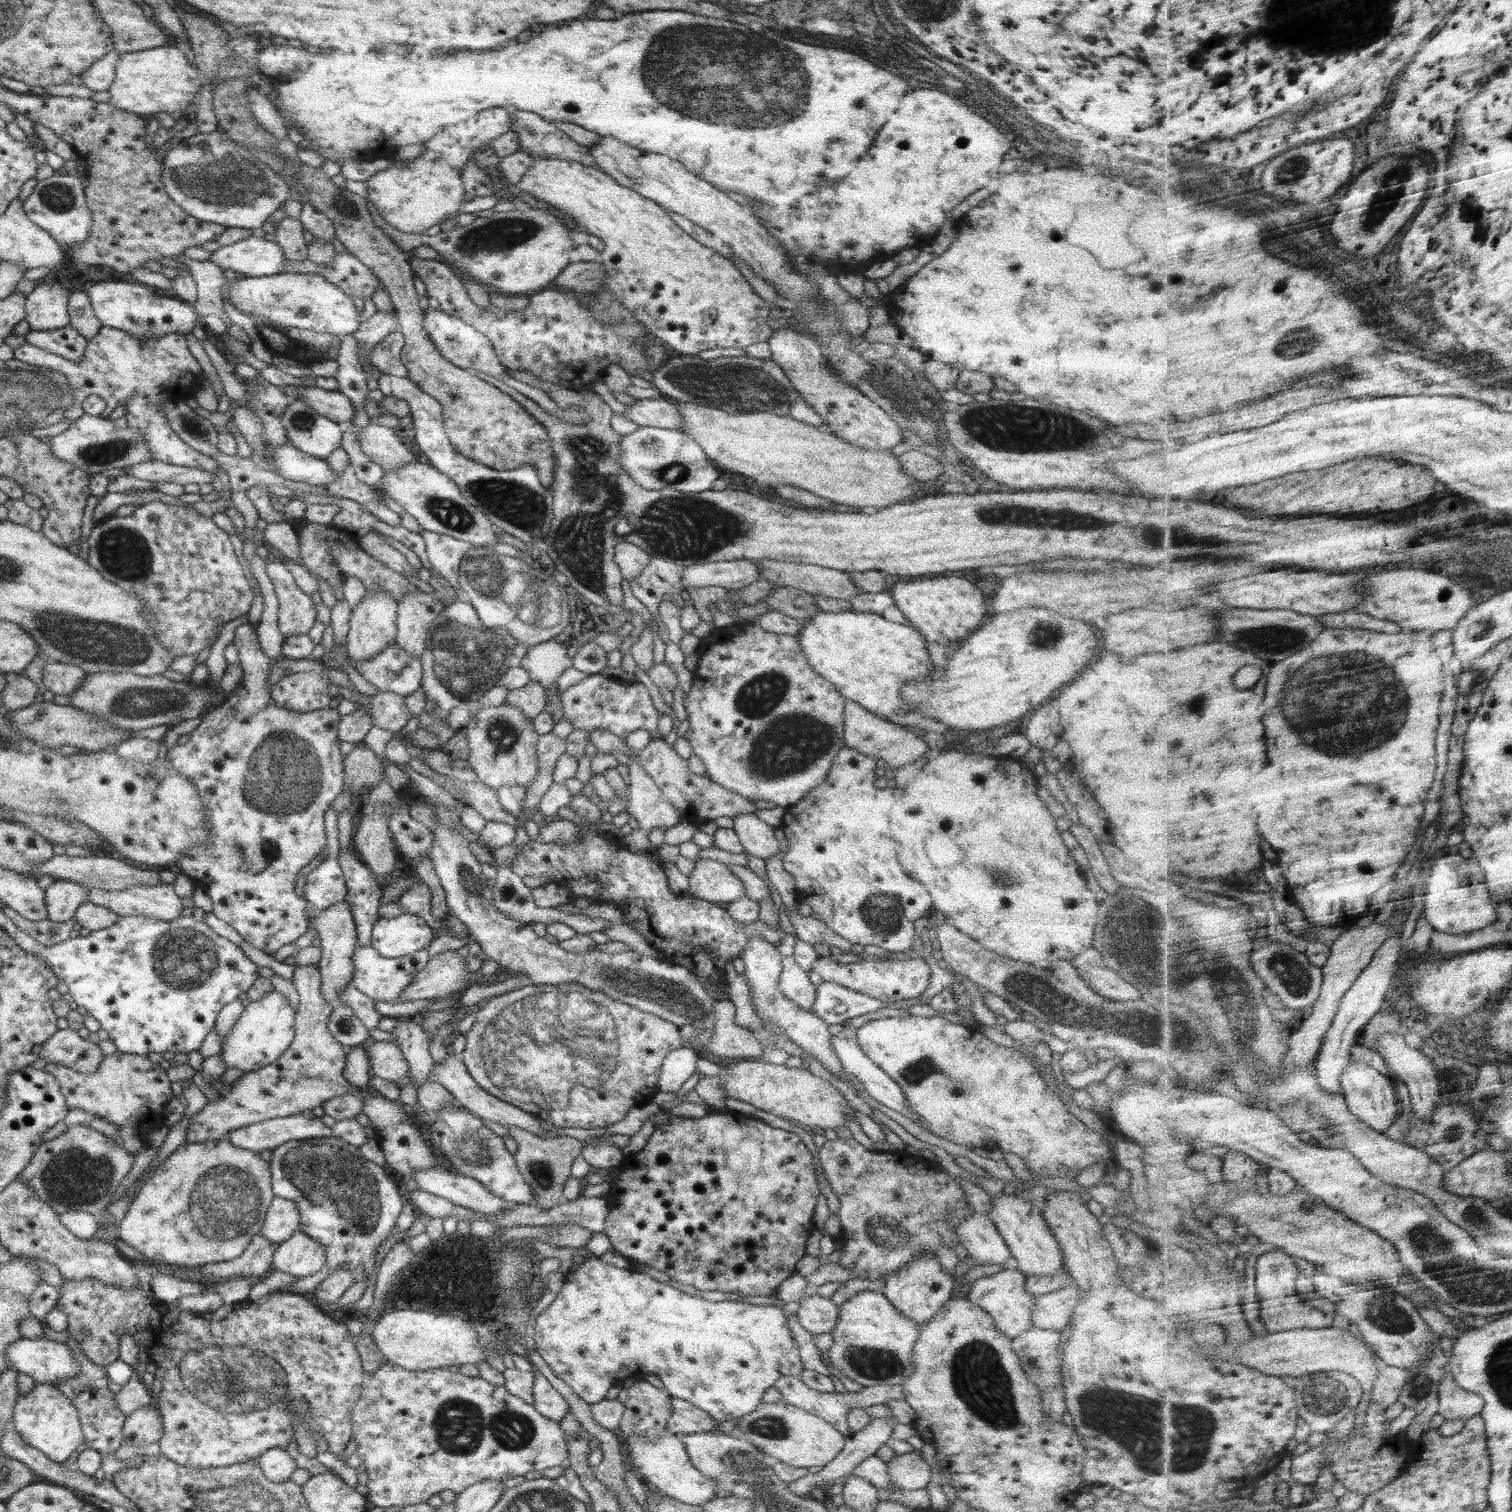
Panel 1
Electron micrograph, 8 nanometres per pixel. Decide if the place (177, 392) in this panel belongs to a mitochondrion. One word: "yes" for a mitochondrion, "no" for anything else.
no

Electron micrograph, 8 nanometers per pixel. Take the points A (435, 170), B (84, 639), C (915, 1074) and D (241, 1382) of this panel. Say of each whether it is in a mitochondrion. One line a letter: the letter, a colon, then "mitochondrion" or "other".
A: other
B: mitochondrion
C: mitochondrion
D: mitochondrion

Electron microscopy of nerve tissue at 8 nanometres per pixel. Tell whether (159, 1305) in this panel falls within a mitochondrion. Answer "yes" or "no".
no

